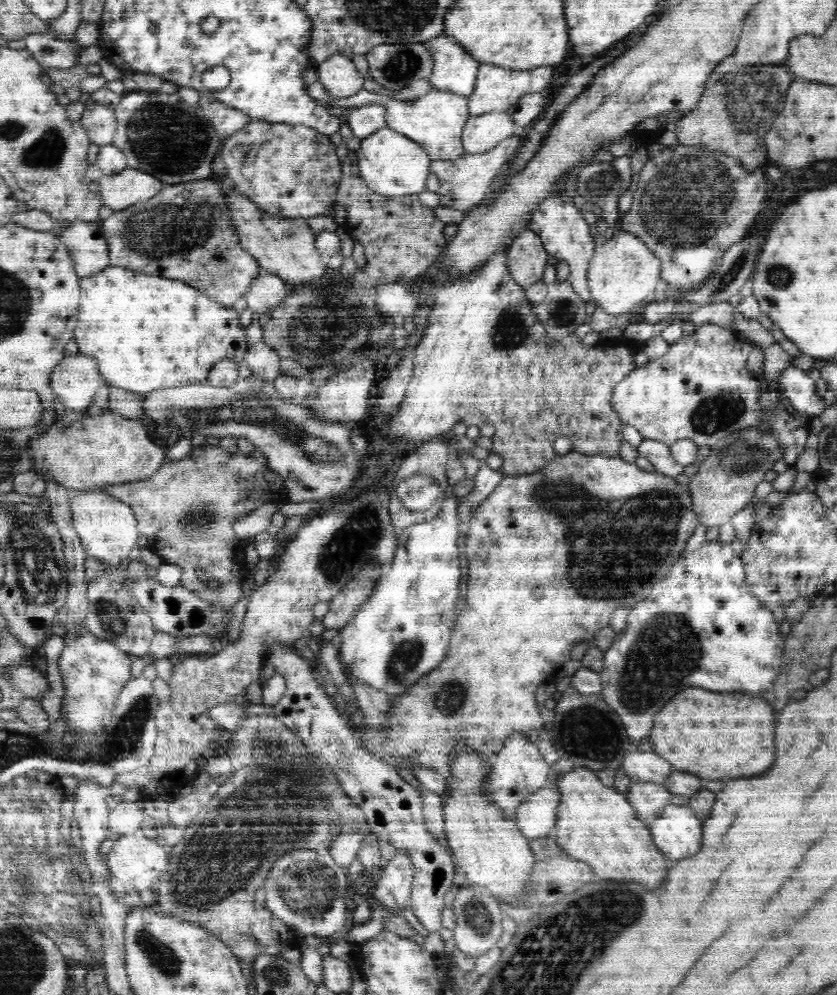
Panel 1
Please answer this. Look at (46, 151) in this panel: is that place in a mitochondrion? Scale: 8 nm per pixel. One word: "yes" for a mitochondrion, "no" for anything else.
yes

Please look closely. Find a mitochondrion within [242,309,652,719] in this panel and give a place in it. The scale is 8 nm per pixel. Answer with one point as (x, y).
(354, 542)

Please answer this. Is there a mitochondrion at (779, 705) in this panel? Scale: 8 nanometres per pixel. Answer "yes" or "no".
no

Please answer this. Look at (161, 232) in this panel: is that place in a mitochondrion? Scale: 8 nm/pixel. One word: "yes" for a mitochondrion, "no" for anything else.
yes

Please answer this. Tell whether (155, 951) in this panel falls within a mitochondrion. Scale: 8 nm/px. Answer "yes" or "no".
yes

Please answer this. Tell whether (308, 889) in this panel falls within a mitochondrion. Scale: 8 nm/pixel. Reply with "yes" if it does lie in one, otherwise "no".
yes

